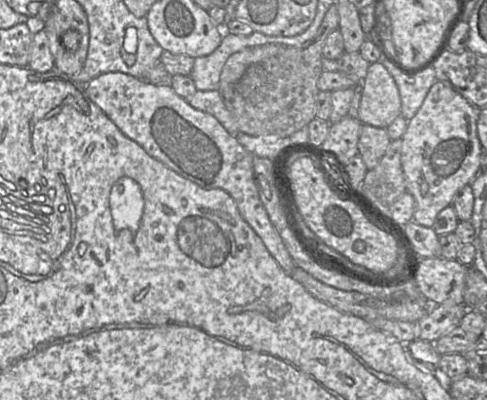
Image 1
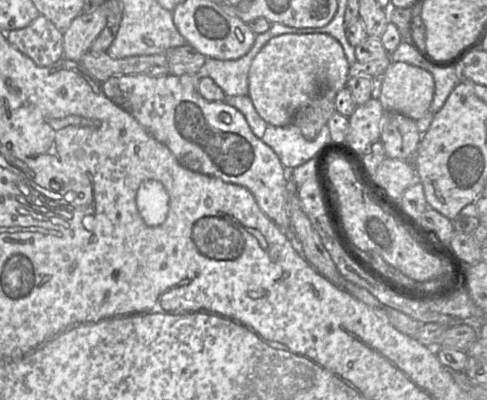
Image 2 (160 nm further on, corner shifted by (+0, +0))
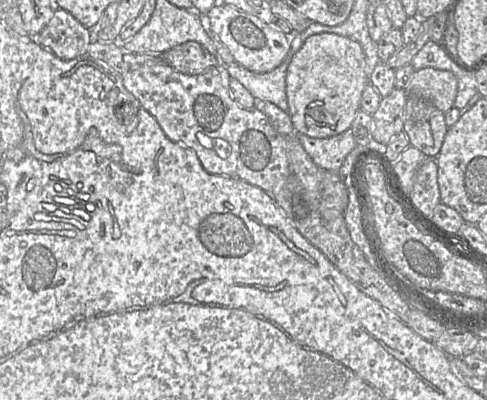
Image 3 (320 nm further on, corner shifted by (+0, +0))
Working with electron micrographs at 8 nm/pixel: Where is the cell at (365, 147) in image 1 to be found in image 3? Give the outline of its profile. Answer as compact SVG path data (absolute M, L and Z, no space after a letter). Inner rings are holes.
M408 96L403 115L403 133L408 137L410 146L427 157L435 158L448 128L444 112L423 97Z

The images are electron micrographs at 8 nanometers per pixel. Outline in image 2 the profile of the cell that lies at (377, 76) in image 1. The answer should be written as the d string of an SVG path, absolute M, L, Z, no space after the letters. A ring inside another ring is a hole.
M392 61L381 75L377 99L385 112L396 112L418 120L429 112L434 88L433 76L427 70Z

